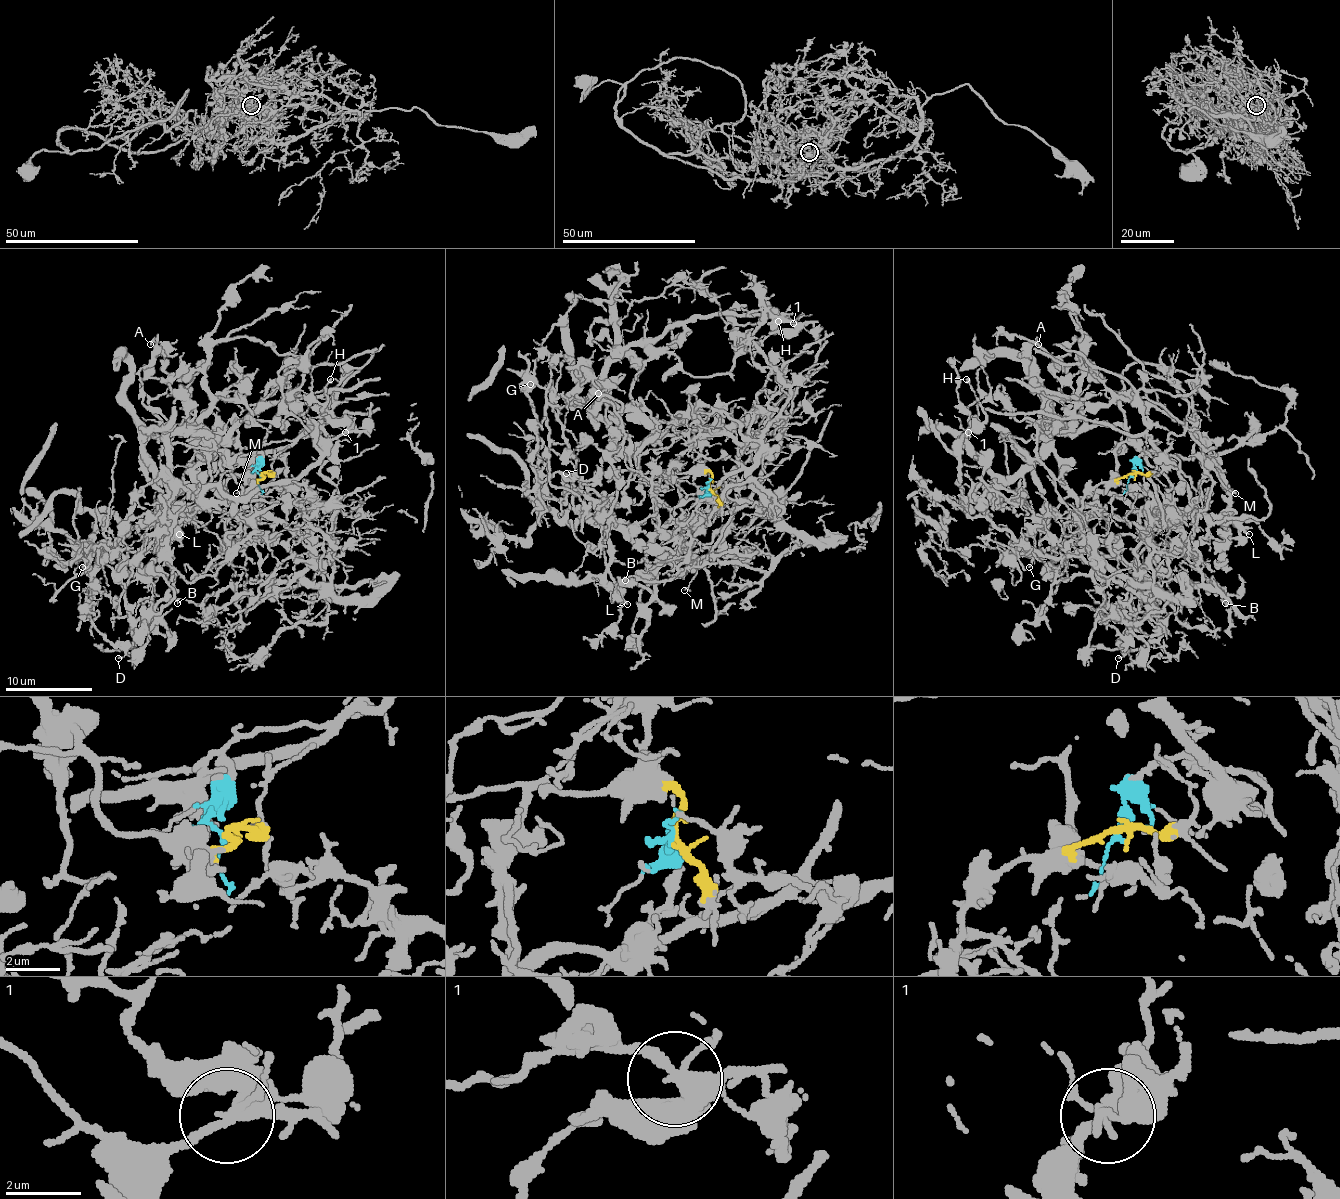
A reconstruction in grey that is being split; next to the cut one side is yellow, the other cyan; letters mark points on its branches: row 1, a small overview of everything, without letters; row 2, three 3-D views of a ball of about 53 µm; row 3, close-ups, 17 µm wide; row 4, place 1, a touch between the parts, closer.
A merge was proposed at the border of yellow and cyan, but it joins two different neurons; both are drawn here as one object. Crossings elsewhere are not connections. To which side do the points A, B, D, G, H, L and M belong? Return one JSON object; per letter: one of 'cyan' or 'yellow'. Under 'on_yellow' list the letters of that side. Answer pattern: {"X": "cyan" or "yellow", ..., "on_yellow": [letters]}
{"A": "yellow", "B": "yellow", "D": "cyan", "G": "cyan", "H": "yellow", "L": "cyan", "M": "cyan", "on_yellow": ["A", "B", "H"]}

